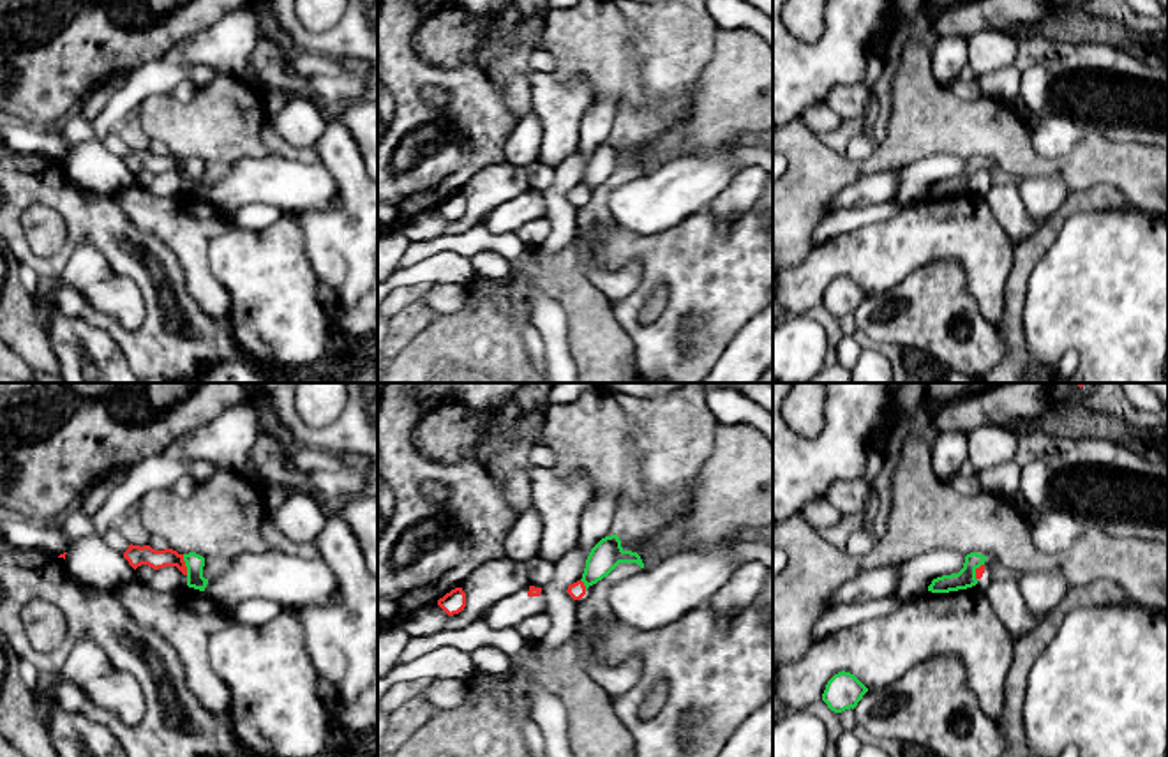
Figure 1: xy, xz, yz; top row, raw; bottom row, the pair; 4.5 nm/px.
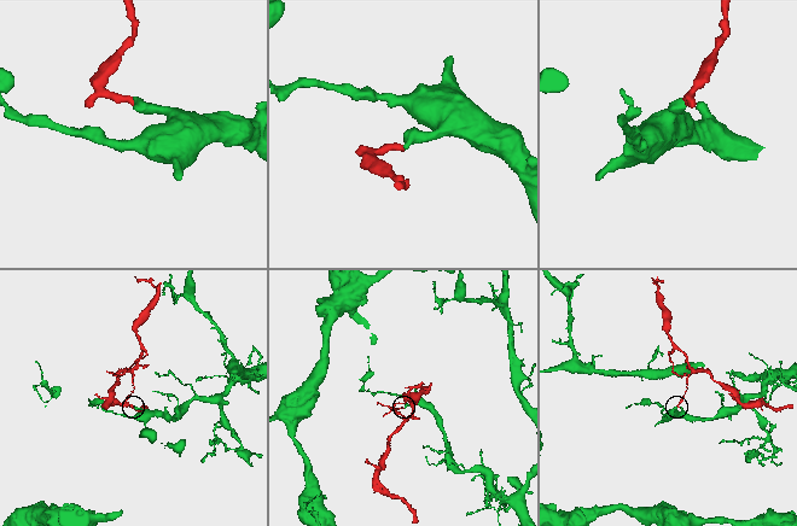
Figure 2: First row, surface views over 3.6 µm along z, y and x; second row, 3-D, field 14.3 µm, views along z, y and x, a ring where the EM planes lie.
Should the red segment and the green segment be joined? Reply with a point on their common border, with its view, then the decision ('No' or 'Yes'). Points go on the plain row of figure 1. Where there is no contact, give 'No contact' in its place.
Touches red at xy (184, 170). No

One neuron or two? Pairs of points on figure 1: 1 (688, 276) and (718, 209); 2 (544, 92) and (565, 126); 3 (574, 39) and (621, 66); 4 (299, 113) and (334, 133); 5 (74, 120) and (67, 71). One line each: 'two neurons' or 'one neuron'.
1: two neurons
2: one neuron
3: one neuron
4: two neurons
5: two neurons

